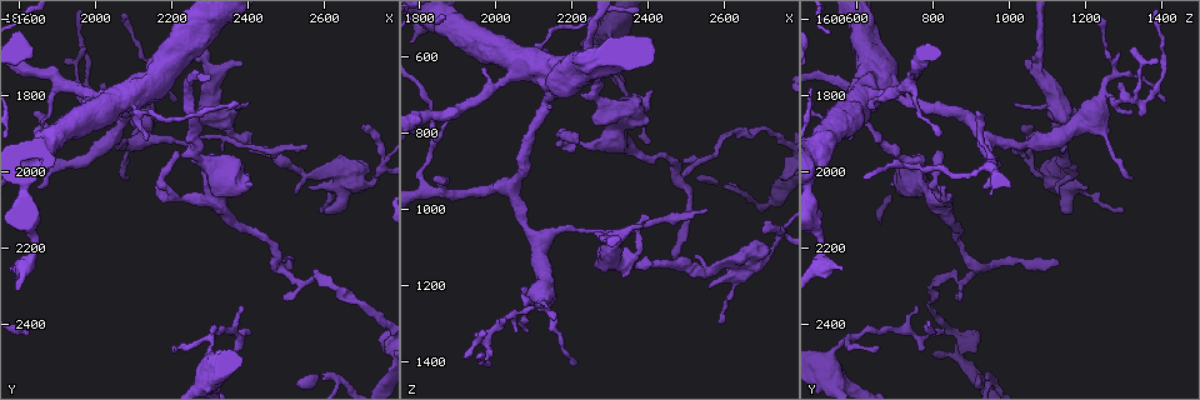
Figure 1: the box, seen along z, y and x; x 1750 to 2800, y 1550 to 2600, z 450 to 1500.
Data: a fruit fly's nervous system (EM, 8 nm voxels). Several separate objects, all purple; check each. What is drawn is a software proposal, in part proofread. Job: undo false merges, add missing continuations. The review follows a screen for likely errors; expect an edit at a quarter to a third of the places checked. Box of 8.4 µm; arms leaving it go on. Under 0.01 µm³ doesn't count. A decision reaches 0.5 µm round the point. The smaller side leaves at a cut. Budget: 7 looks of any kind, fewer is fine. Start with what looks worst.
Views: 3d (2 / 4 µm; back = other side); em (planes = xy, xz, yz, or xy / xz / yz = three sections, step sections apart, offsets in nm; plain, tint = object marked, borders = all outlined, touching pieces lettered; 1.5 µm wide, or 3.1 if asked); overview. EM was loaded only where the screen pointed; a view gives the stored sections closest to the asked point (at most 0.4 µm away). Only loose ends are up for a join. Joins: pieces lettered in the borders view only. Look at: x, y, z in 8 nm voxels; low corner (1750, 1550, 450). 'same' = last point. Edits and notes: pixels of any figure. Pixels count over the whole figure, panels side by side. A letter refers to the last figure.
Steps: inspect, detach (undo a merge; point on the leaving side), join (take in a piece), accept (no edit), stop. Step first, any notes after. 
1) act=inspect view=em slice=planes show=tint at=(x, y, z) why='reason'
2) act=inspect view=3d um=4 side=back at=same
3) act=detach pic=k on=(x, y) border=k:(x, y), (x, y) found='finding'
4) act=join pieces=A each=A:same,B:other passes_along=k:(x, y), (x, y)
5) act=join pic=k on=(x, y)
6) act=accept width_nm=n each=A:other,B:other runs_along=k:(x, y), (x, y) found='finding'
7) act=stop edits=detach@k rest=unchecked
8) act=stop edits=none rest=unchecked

act=inspect view=em slice=planes show=borders at=(2590, 2100, 1300) why='thin end'

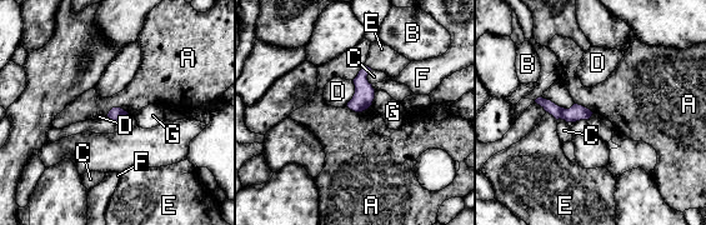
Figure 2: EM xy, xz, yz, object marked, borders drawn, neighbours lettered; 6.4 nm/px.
act=accept each=A:other,B:other,C:other,D:other,E:other,F:other,G:other found='no lettered piece goes on from it'

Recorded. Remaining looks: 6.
act=inspect view=em slice=xz step=4 show=borders at=(2700, 1885, 1045) why='thin end'

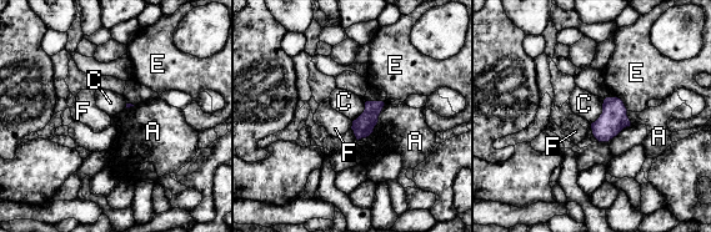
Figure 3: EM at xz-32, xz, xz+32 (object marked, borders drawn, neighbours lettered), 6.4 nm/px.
act=inspect view=em slice=planes show=borders at=same why='another direction'

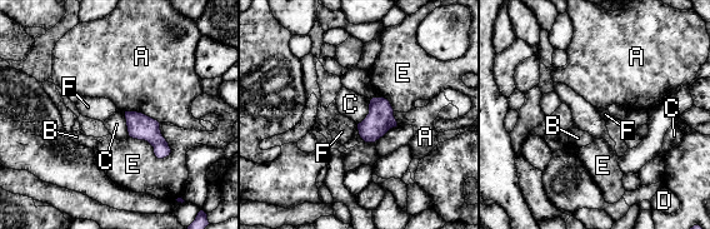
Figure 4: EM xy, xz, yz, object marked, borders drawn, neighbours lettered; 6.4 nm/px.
act=accept width_nm=170 each=A:other,B:other,C:other,D:other,E:other,F:other border=4:(371, 99), (368, 114), (358, 124) found='no lettered piece goes on from it'

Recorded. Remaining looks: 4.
act=inspect view=em slice=planes show=plain at=(2060, 1845, 1315) why='tapers out'

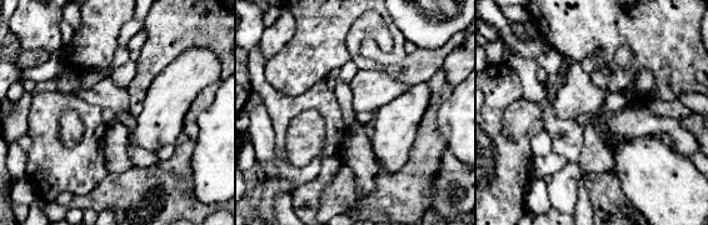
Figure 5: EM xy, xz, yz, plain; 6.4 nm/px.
act=inspect view=em slice=planes show=borders at=same why='what lies round it'

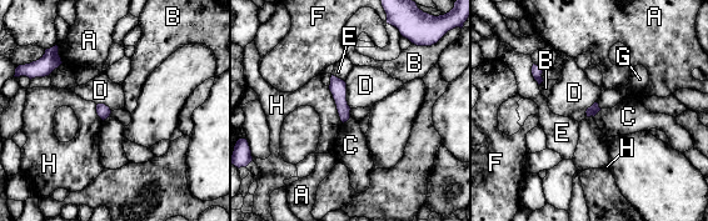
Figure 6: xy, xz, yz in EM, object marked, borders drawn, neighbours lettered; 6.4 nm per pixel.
act=join pieces=G each=A:other,B:other,C:other,D:other,E:other,F:other,G:same,H:other passes_along=6:(594, 109), (598, 106), (608, 99) found='the neuron continues'

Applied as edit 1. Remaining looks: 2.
act=stop edits=join@6 rest=unchecked

